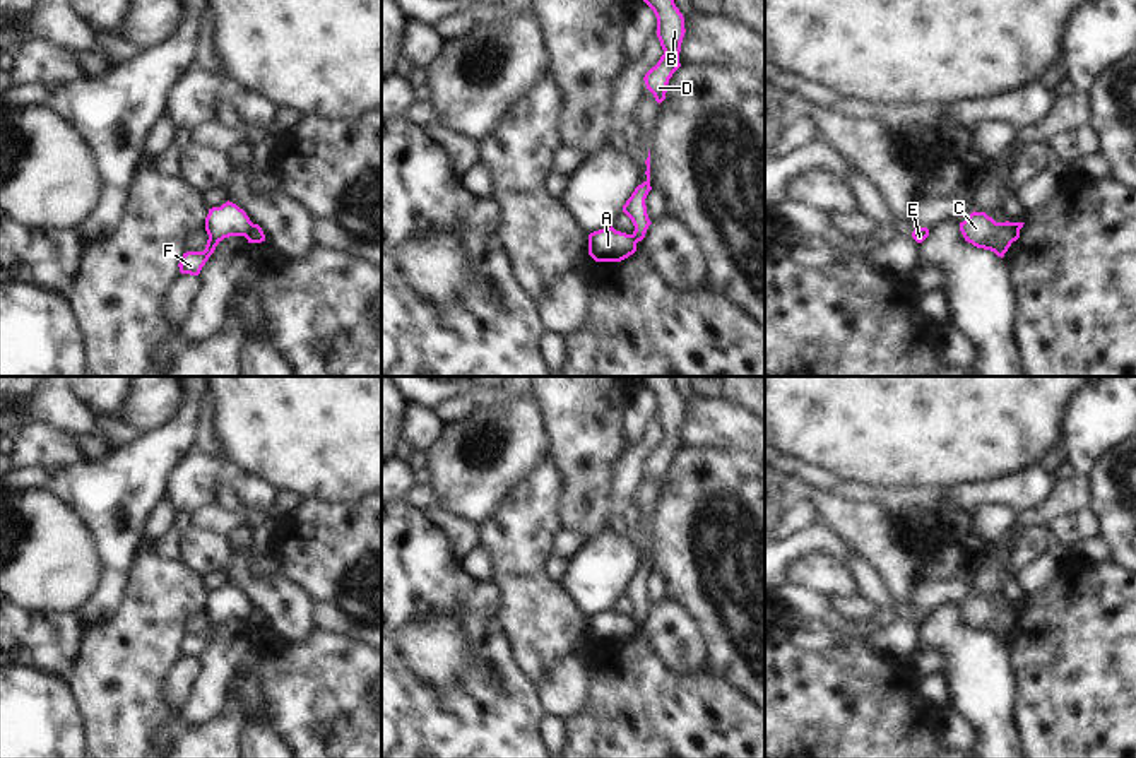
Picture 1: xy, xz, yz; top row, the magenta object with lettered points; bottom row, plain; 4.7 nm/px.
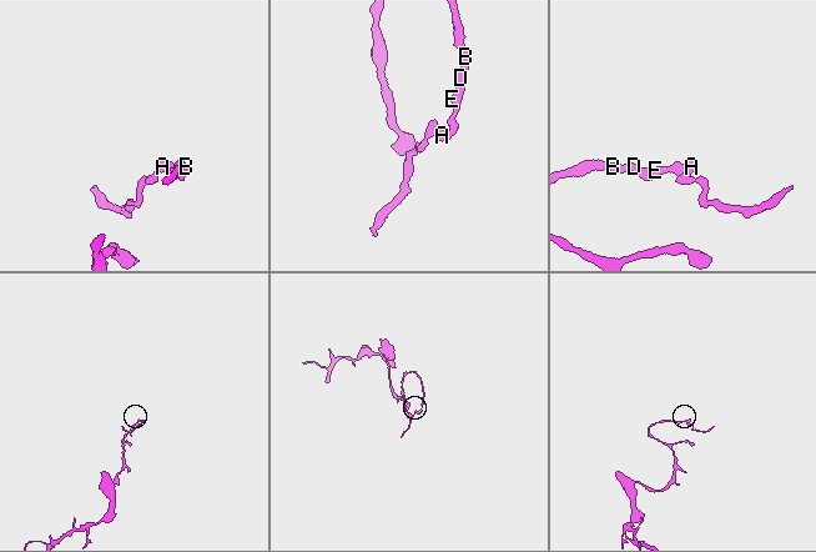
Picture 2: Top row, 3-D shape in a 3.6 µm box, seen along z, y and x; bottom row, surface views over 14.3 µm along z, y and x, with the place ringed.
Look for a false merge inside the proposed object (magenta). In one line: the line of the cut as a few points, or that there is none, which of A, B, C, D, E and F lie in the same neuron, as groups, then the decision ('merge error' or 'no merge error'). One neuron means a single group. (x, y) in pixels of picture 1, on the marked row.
cut xy (252, 223), (245, 236); groups A F / B C D E; merge error

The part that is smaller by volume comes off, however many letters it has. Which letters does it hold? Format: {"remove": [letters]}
{"remove": ["A", "F"]}

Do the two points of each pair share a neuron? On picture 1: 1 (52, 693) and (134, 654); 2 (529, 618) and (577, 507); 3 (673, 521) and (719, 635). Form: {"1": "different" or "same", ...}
{"1": "different", "2": "different", "3": "same"}

